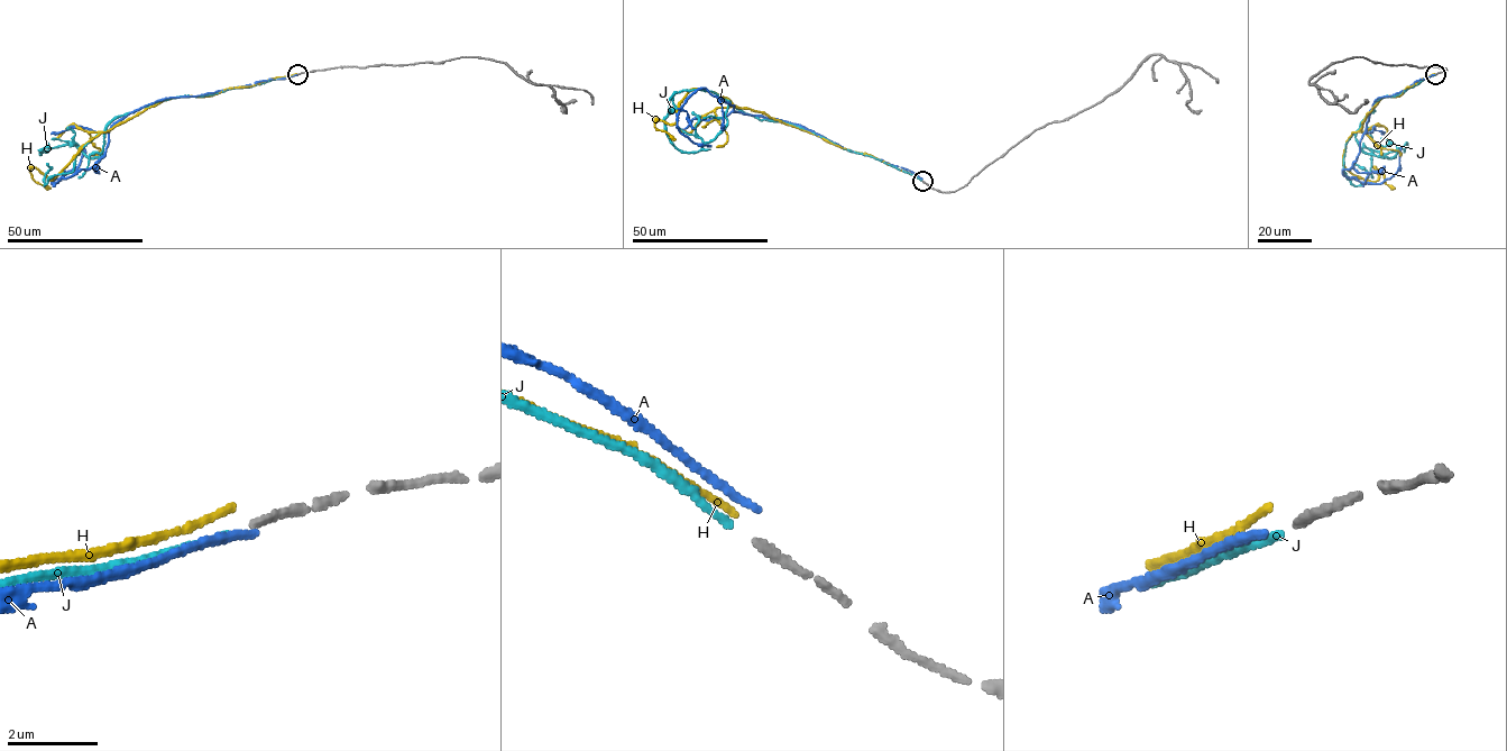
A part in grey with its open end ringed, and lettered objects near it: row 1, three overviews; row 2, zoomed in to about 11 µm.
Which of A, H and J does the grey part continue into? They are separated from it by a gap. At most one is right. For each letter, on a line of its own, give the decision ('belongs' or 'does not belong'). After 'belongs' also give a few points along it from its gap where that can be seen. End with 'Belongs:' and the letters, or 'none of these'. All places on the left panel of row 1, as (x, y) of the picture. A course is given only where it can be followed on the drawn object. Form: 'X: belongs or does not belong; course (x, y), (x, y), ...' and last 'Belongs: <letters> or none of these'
A: does not belong
H: does not belong
J: belongs; course (296, 74), (157, 101), (116, 117), (104, 134), (101, 156), (90, 157), (71, 144), (42, 154), (48, 143)
Belongs: J

